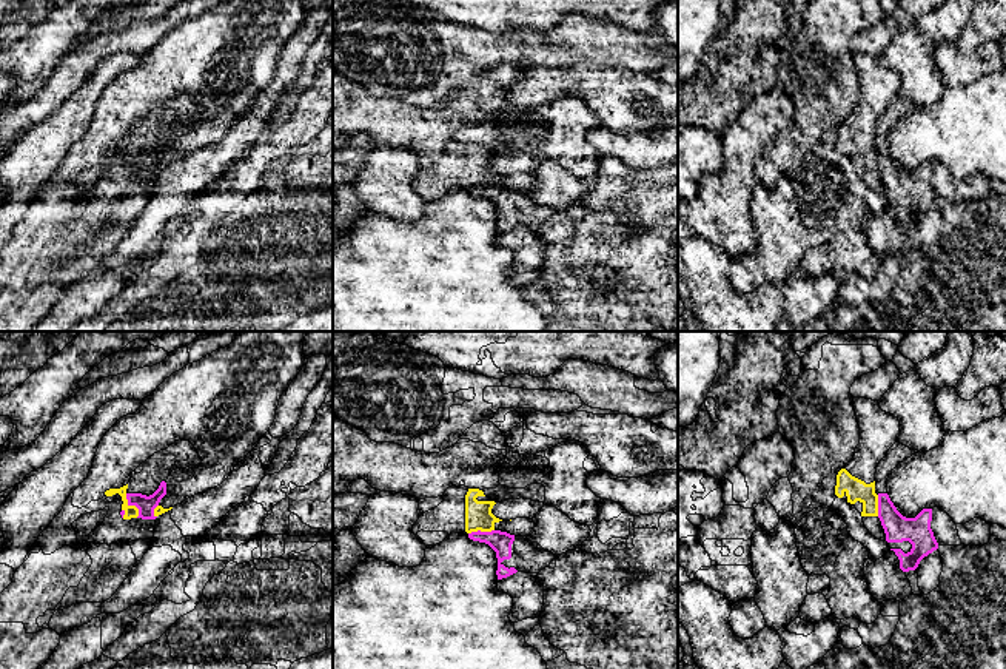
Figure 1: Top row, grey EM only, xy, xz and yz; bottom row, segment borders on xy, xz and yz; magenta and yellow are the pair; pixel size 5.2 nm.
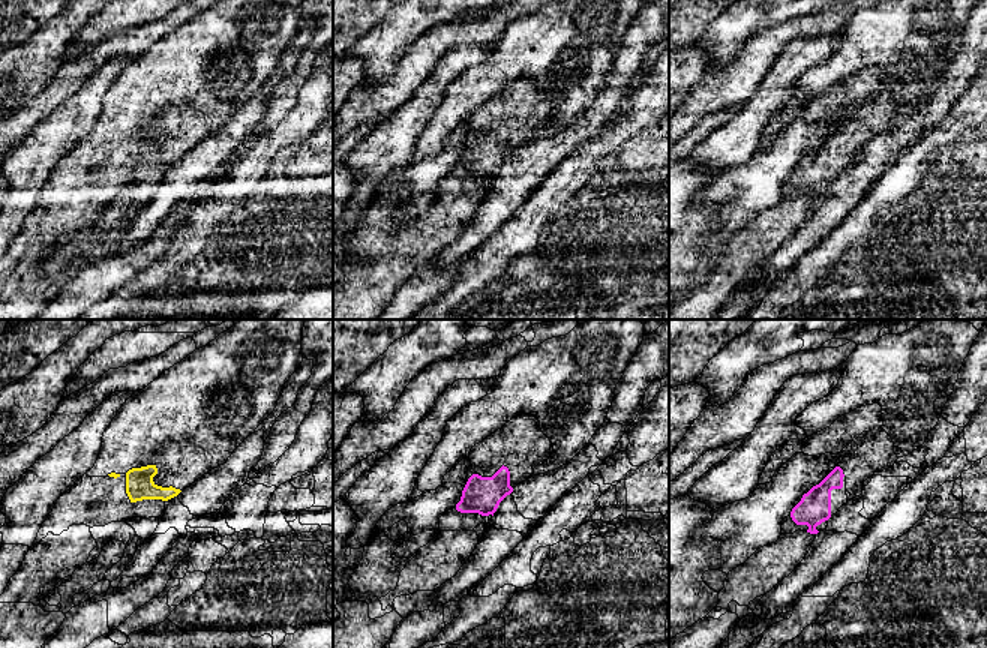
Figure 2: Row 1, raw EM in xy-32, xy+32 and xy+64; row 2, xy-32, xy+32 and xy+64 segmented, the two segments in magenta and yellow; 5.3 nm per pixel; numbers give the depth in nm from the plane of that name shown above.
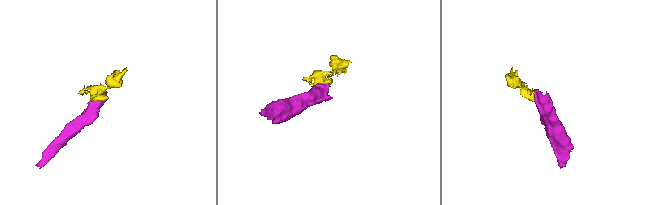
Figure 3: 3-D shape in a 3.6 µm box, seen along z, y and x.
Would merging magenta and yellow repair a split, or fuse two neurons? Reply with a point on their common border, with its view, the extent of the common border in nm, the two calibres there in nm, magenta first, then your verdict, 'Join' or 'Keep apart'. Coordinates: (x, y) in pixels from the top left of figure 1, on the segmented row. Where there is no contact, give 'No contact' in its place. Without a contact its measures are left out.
Touches magenta at xy (133, 504). Shared border 140 nm. Thickness 90 nm (magenta) against 60 nm. Keep apart

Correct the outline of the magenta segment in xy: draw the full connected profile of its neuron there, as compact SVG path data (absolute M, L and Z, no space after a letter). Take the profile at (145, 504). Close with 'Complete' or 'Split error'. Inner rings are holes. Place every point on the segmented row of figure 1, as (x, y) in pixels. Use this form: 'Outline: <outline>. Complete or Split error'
Outline: M179 439L168 449L154 453L142 462L128 482L128 506L139 509L142 519L156 519L154 509L166 495L166 479L176 469L199 466L202 459L189 441Z. Split error

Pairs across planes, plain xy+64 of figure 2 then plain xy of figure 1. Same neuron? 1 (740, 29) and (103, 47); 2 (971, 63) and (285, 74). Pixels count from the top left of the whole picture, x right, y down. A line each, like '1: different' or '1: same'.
1: different
2: same

